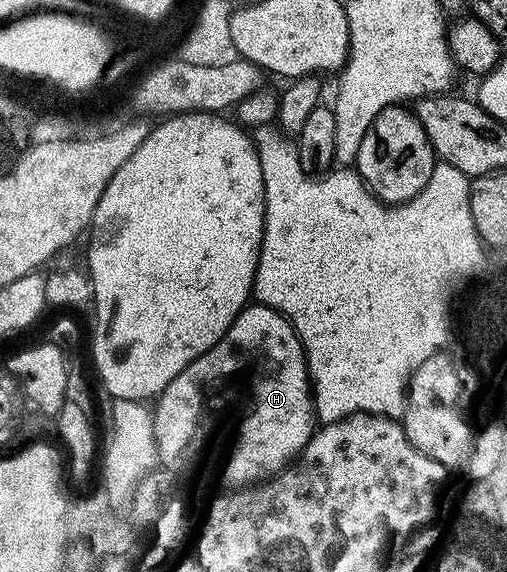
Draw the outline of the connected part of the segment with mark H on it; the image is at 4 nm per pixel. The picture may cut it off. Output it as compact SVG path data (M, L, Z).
M259 302L246 305L237 314L225 336L210 351L203 353L195 361L191 361L191 365L187 365L187 369L183 369L183 373L179 373L179 377L175 377L175 381L171 381L171 385L167 385L167 389L161 391L155 400L152 412L157 458L168 470L178 476L190 475L193 479L206 479L209 483L218 483L221 486L218 488L221 489L240 489L260 483L284 471L300 456L315 430L315 408L309 381L309 366L305 363L305 351L301 348L301 342L295 333L295 329L275 309L265 307Z

